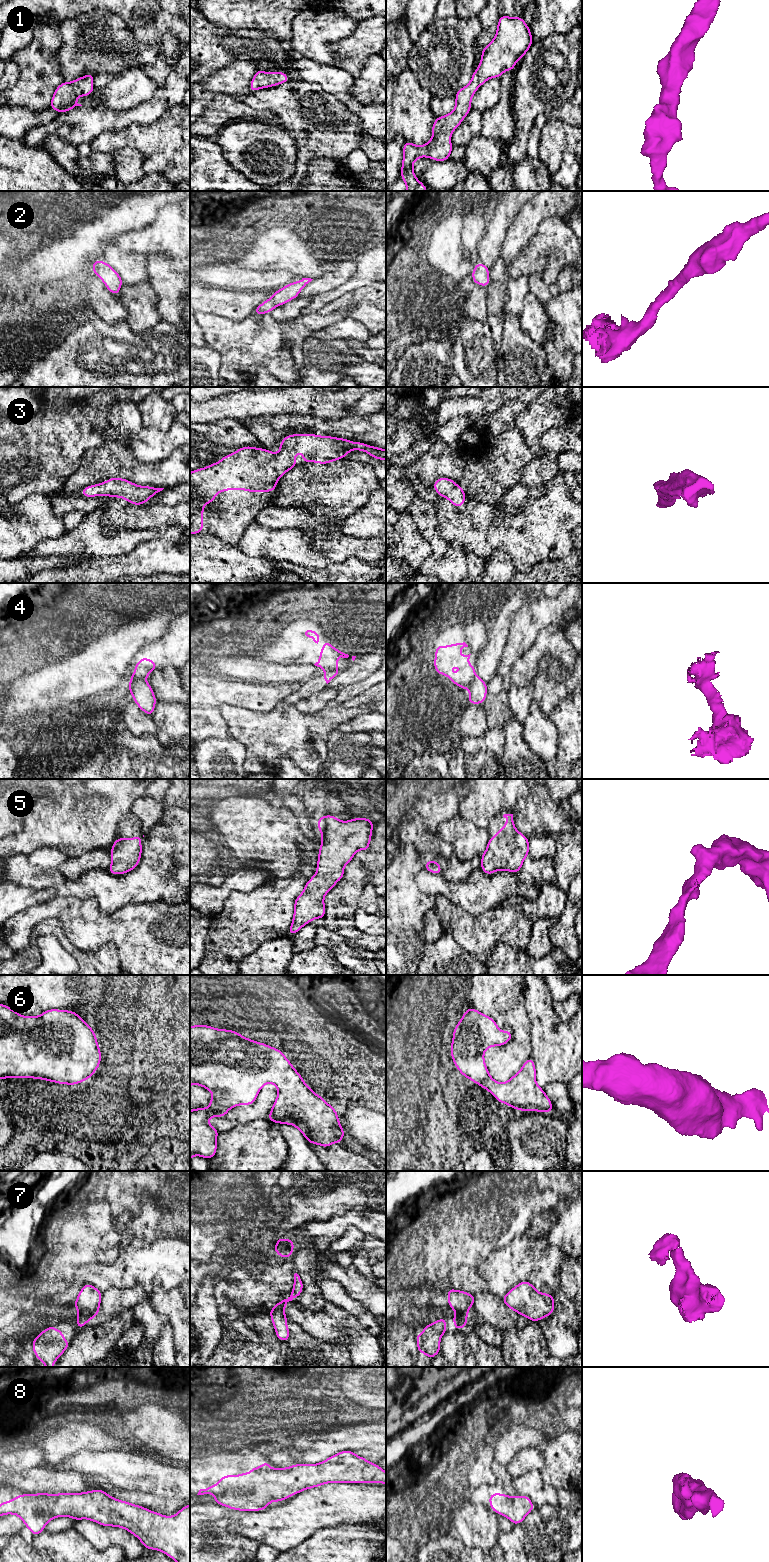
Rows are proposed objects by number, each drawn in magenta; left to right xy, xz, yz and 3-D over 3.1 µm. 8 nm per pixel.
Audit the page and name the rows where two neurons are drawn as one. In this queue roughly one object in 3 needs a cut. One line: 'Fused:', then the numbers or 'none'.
Fused: 4, 7

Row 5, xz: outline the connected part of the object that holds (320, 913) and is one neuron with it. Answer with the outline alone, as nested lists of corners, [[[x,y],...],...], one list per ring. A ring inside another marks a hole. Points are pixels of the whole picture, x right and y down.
[[[333,815],[318,818],[322,843],[317,871],[295,899],[293,921],[288,932],[291,936],[314,919],[323,920],[325,895],[344,877],[344,867],[355,853],[369,851],[374,824],[369,818],[355,817],[350,821],[341,821]]]

